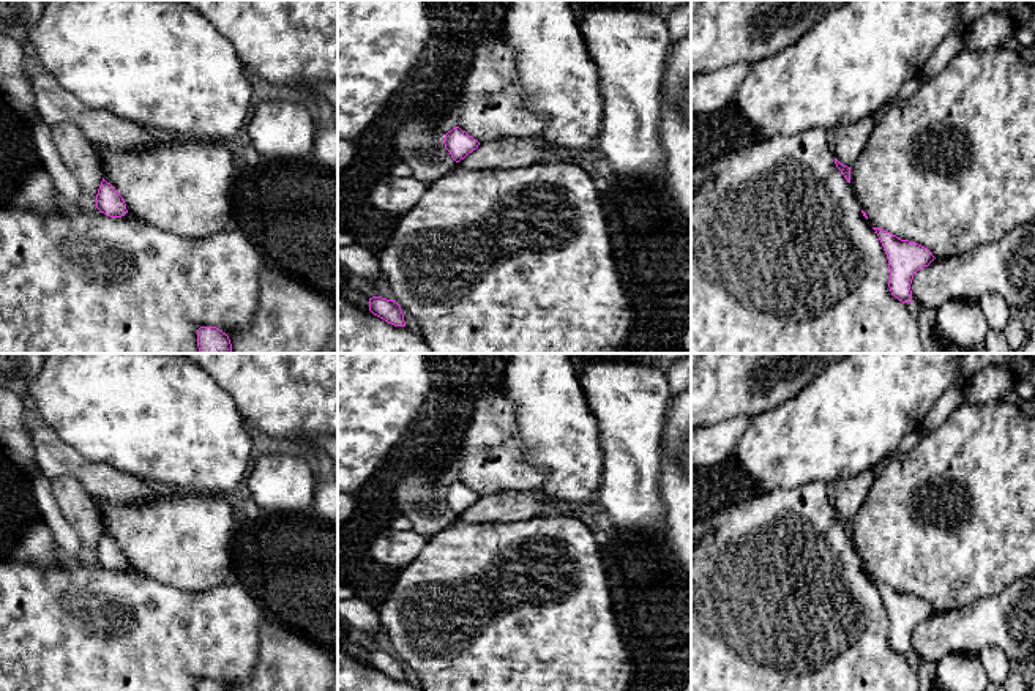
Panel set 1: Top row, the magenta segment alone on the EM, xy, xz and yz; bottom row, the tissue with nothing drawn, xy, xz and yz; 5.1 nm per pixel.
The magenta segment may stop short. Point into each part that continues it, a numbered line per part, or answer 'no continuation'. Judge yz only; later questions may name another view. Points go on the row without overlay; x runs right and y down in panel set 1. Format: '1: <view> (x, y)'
no continuation

